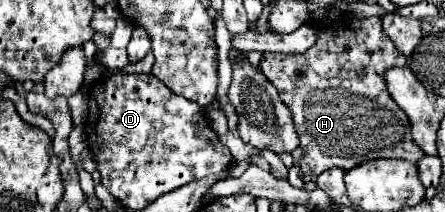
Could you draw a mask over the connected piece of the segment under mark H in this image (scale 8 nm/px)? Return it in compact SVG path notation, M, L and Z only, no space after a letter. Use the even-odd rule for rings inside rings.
M378 17L347 18L346 23L340 23L340 27L320 27L316 43L304 53L264 53L264 59L260 61L262 73L266 73L266 77L276 85L282 101L294 113L300 147L304 149L304 159L300 165L308 165L318 175L330 167L340 167L346 171L378 157L398 157L416 163L420 157L424 157L424 153L414 145L410 137L408 117L388 95L384 81L384 73L396 67L398 59L400 65L406 65L408 59L398 53L394 43L382 33L382 23Z

